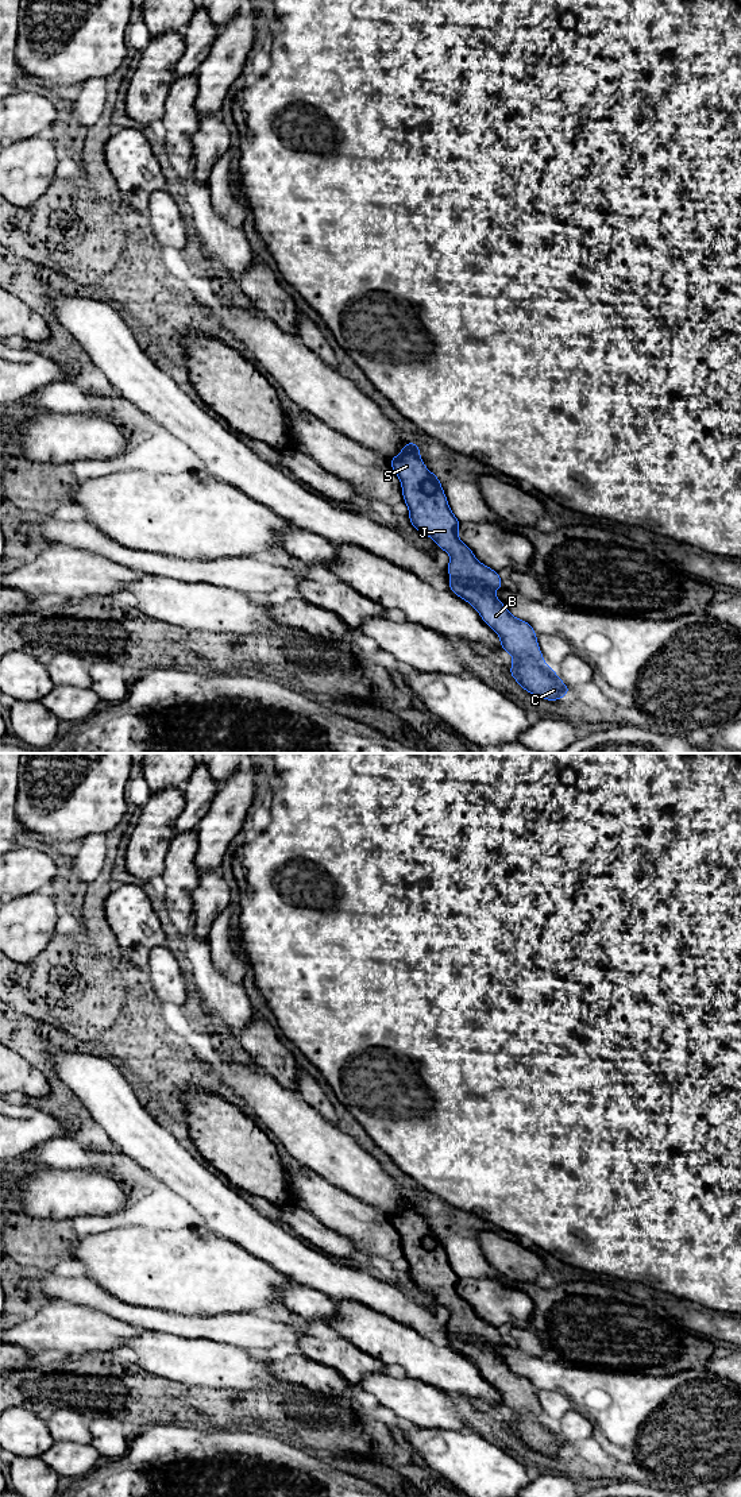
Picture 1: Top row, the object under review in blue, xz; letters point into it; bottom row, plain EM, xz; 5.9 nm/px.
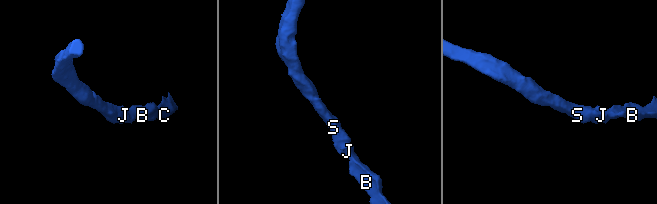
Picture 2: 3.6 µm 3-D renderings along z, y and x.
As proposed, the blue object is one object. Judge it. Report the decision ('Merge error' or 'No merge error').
No merge error

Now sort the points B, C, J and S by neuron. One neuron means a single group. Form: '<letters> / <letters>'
B C J S

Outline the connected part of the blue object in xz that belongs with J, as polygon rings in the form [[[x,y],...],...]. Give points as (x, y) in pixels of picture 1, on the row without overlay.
[[[408,1197],[398,1212],[389,1215],[401,1236],[404,1257],[410,1266],[409,1276],[412,1281],[420,1289],[435,1295],[437,1304],[451,1311],[451,1317],[447,1323],[451,1332],[448,1338],[451,1347],[471,1359],[482,1376],[498,1389],[502,1398],[501,1405],[513,1411],[514,1417],[509,1428],[520,1439],[520,1443],[544,1455],[559,1457],[561,1452],[570,1450],[570,1443],[545,1420],[533,1384],[528,1378],[513,1373],[491,1349],[494,1344],[505,1344],[499,1331],[497,1327],[479,1319],[471,1305],[458,1293],[460,1278],[448,1262],[437,1230],[431,1230],[424,1222],[418,1211],[420,1204],[420,1201]]]

